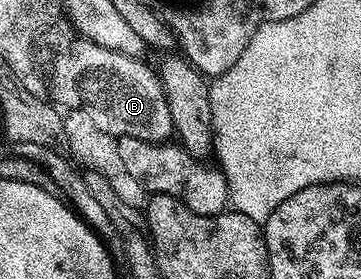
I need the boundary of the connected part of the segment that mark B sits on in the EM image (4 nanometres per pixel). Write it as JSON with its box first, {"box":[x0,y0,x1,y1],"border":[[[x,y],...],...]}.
{"box":[54,41,173,143],"border":[[[83,41],[80,44],[72,55],[60,61],[55,73],[54,96],[62,106],[70,109],[78,104],[89,113],[97,128],[118,138],[135,137],[151,143],[170,140],[173,128],[169,105],[156,72],[152,68],[150,71],[142,58],[117,53],[96,43]]]}

